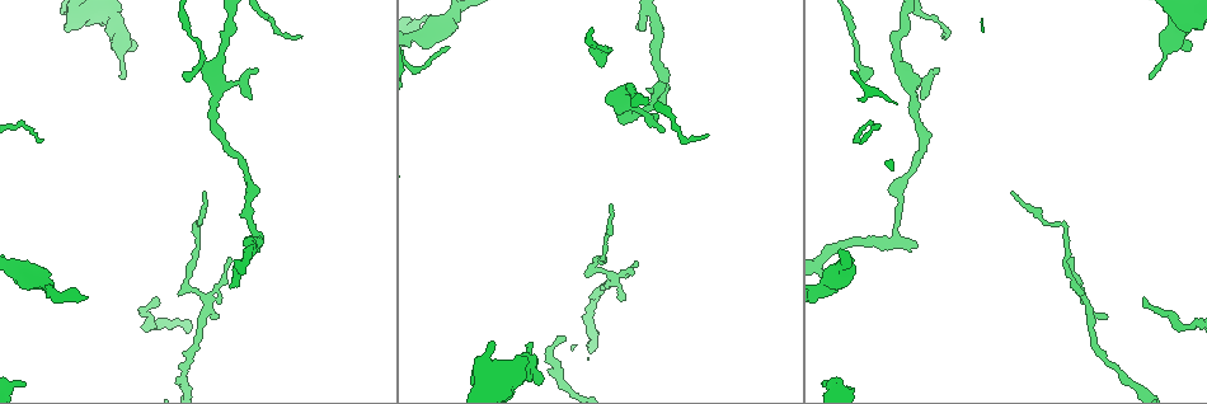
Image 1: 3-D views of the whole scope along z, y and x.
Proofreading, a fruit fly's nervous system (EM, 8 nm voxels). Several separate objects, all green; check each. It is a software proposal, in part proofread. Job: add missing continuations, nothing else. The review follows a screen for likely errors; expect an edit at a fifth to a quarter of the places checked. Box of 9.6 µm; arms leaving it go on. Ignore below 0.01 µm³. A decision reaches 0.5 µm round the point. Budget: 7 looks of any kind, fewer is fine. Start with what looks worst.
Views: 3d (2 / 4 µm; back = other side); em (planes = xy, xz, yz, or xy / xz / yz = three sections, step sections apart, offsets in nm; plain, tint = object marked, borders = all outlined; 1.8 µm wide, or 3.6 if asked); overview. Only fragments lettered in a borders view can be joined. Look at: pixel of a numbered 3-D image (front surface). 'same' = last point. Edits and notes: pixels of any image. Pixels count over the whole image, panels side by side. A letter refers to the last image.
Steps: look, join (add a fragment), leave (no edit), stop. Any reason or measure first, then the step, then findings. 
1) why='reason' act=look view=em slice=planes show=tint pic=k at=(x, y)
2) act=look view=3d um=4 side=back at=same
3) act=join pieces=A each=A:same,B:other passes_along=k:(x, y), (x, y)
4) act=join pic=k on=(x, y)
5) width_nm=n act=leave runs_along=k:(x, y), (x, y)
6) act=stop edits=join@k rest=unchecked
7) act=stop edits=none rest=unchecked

why='branch stops here' act=look view=3d um=2 pic=1 at=(24, 386)

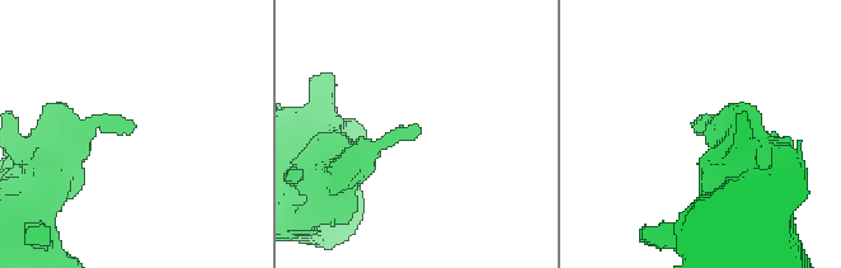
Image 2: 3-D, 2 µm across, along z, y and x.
why='need the tissue' act=look view=em slice=planes show=borders pic=2 at=(696, 127)

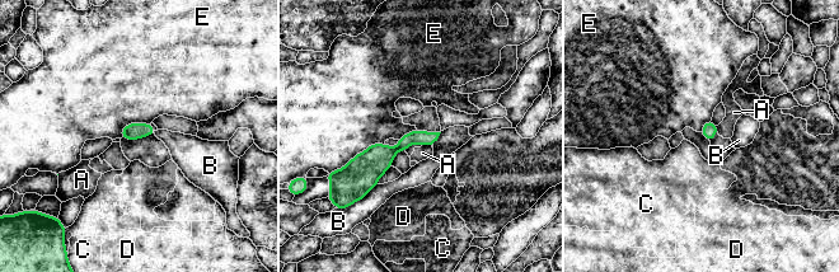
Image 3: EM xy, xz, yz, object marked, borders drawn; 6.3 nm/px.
longest_contact=E:340nm act=leave each=A:other,B:other,C:other,D:other,E:other found='none of them fits'

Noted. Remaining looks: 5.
why='an open end' act=look view=3d um=4 pic=1 at=(636, 27)

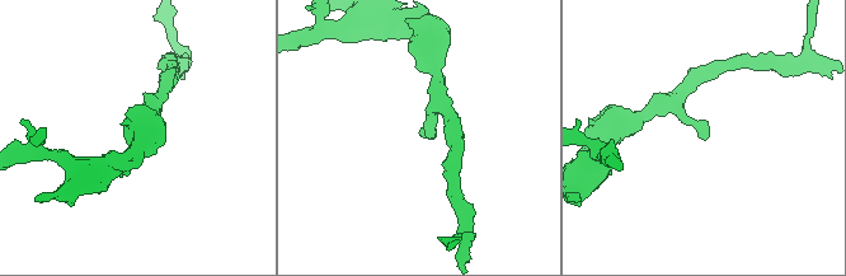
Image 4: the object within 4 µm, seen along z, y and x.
act=look view=em slice=xz step=4 show=tint pic=4 at=(704, 138)

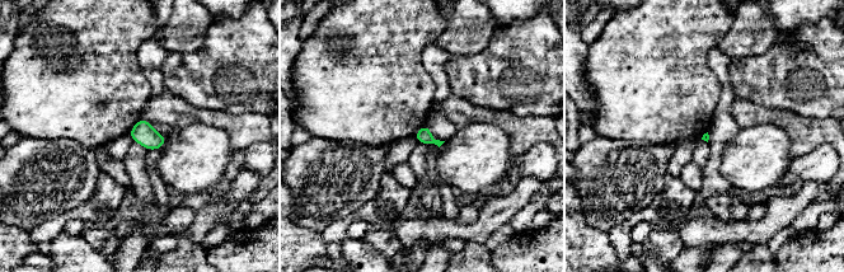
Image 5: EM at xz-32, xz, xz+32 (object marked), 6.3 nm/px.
why='another direction' act=look view=em slice=planes show=borders at=same

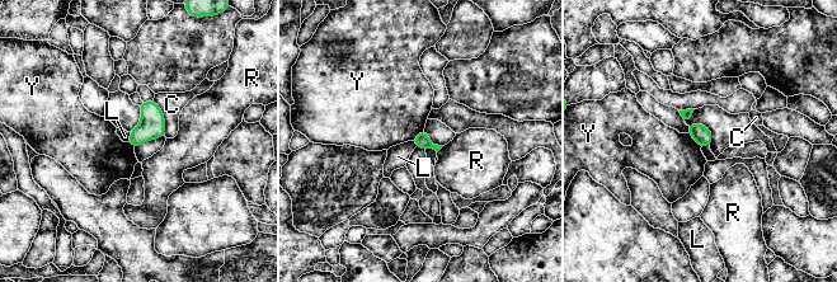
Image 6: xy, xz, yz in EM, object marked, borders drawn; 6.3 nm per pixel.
width_nm=100 longest_contact=C:260nm act=leave each=C:other,L:other,R:other,Y:other found='none of them fits'

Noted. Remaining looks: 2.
why='free end' act=look view=em um=3.6 slice=xy step=4 show=borders pic=1 at=(531, 342)

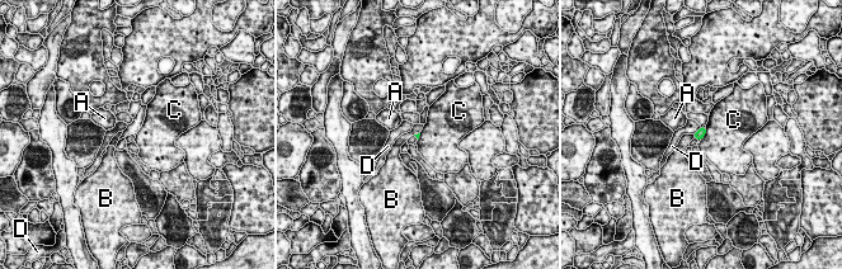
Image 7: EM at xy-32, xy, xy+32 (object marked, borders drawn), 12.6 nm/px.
act=leave each=A:other,B:other,C:other,D:other border=7:(706, 127), (705, 136), (700, 141) found='no lettered fragment goes on from it'

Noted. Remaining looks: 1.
act=stop edits=none rest=unchecked

